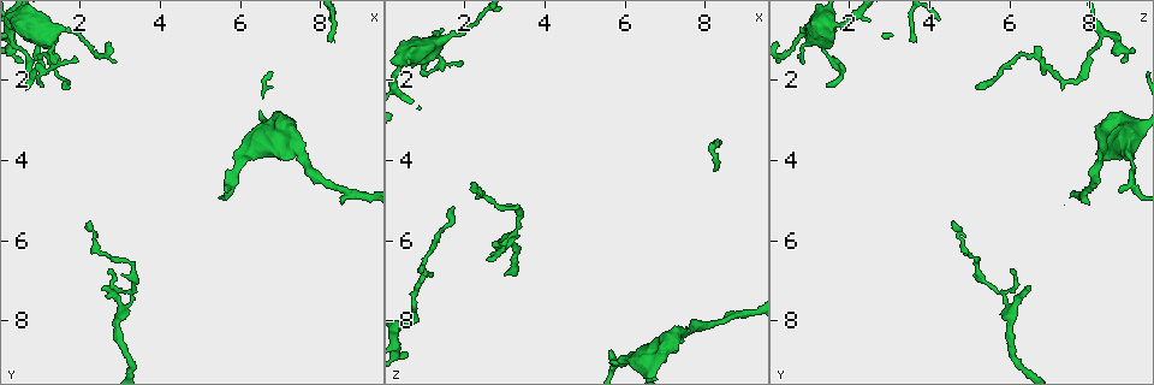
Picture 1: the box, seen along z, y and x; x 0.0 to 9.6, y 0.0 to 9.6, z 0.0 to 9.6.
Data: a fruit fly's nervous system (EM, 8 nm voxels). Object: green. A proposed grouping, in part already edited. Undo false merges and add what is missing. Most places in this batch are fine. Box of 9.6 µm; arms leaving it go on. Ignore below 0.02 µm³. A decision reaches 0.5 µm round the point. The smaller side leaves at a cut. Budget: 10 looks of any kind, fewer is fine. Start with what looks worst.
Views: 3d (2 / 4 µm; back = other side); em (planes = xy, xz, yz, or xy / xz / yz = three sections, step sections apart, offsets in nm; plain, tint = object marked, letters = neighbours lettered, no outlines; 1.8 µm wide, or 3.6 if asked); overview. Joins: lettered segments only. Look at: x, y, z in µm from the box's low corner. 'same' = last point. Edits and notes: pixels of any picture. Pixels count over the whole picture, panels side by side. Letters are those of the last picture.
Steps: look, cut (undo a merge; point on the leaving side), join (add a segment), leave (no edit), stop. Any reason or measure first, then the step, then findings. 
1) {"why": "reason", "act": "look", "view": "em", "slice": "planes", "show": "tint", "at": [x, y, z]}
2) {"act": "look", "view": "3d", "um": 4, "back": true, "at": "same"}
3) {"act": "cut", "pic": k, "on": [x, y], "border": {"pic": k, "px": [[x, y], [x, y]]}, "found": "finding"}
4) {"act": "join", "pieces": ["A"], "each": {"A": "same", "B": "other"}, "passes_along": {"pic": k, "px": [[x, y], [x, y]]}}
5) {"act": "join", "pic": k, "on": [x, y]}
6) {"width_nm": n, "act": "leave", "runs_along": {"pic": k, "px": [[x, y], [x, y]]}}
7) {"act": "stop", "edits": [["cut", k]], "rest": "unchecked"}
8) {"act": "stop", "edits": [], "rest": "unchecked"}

{"why": "an open end", "act": "look", "view": "em", "slice": "yz", "step": 16, "show": "tint", "at": [1.35, 1.65, 0.80]}

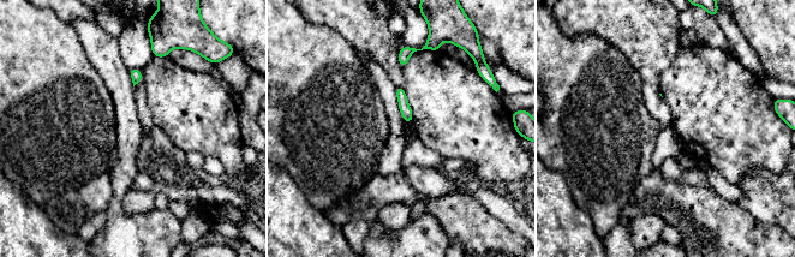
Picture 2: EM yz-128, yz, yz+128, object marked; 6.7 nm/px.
{"why": "another direction", "act": "look", "view": "em", "slice": "planes", "show": "tint", "at": "same"}

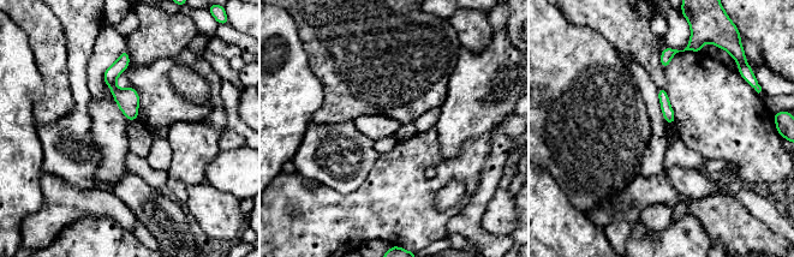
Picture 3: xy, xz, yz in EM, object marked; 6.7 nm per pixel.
{"act": "look", "view": "em", "slice": "planes", "show": "letters", "at": "same"}

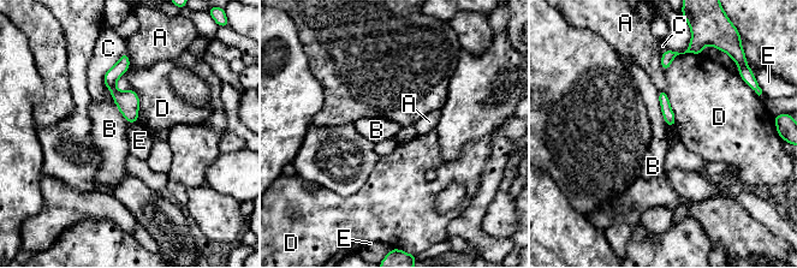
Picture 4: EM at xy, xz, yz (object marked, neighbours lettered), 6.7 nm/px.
{"act": "leave", "each": {"A": "other", "B": "other", "C": "other", "D": "other", "E": "other"}, "border": {"pic": 4, "px": [[105, 83], [117, 108], [129, 124]]}, "found": "none of them fits"}

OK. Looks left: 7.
{"why": "an open end", "act": "look", "view": "3d", "um": 2, "at": [1.70, 2.25, 5.15]}

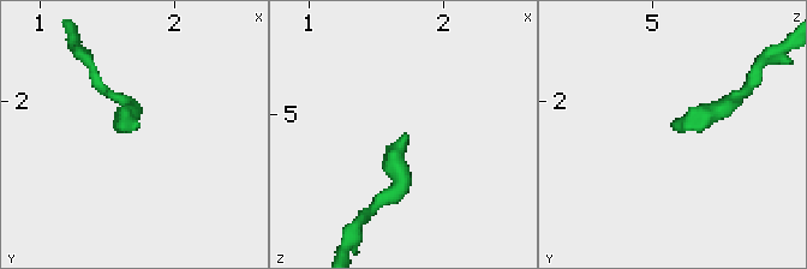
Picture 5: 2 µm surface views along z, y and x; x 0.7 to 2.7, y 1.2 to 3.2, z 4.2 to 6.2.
{"why": "need the tissue", "act": "look", "view": "em", "slice": "yz", "step": 4, "show": "letters", "at": [1.74, 2.18, 5.18]}

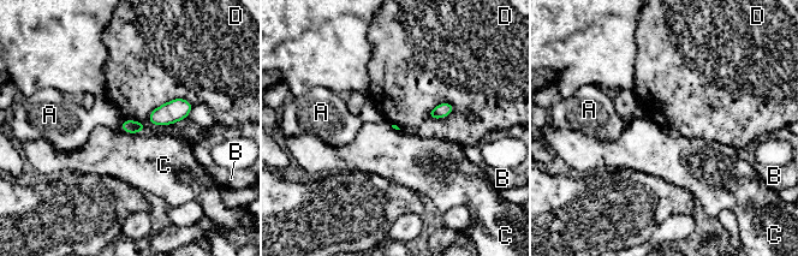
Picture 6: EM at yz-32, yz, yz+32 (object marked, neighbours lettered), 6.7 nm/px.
{"why": "cut it another way", "act": "look", "view": "em", "slice": "planes", "show": "letters", "at": "same"}

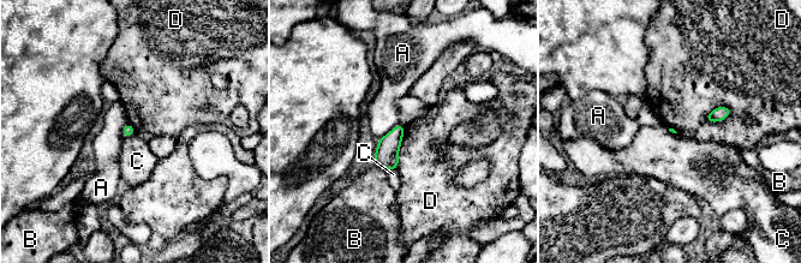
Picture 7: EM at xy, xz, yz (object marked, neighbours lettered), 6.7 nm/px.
{"longest_contact_nm": ["D", 200], "act": "leave", "each": {"A": "other", "B": "other", "C": "other", "D": "other"}, "border": {"pic": 7, "px": [[136, 132], [124, 138]]}, "found": "no lettered segment goes on from it"}

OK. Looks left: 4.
{"why": "branch stops here", "act": "look", "view": "3d", "um": 4, "at": [2.25, 5.55, 4.60]}

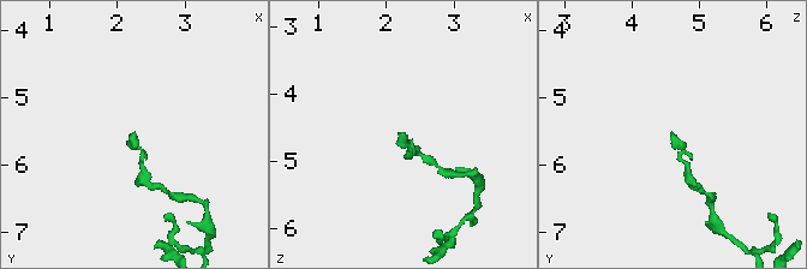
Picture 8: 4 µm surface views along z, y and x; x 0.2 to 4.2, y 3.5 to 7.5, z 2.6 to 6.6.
{"act": "look", "view": "em", "slice": "yz", "step": 8, "show": "tint", "at": [2.25, 5.60, 4.60]}

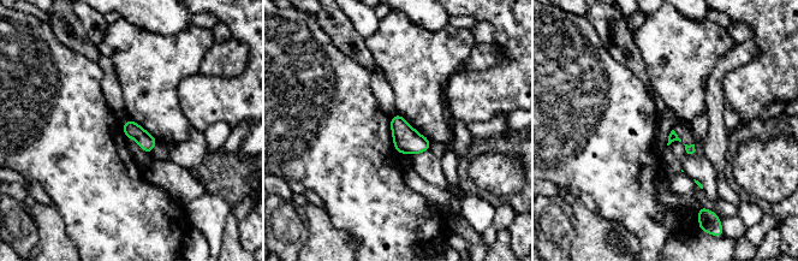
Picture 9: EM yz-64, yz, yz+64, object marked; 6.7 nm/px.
{"act": "look", "view": "em", "slice": "planes", "show": "letters", "at": "same"}

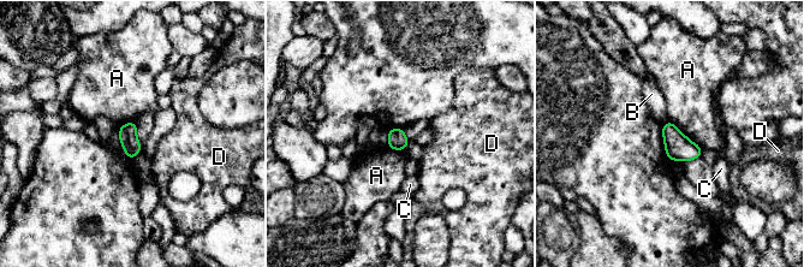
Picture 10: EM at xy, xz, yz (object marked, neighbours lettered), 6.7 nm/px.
{"width_nm": 130, "act": "leave", "each": {"A": "other", "B": "other", "C": "other", "D": "other"}, "found": "no lettered segment goes on from it"}

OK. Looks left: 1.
{"act": "stop", "edits": [], "rest": "unchecked"}

